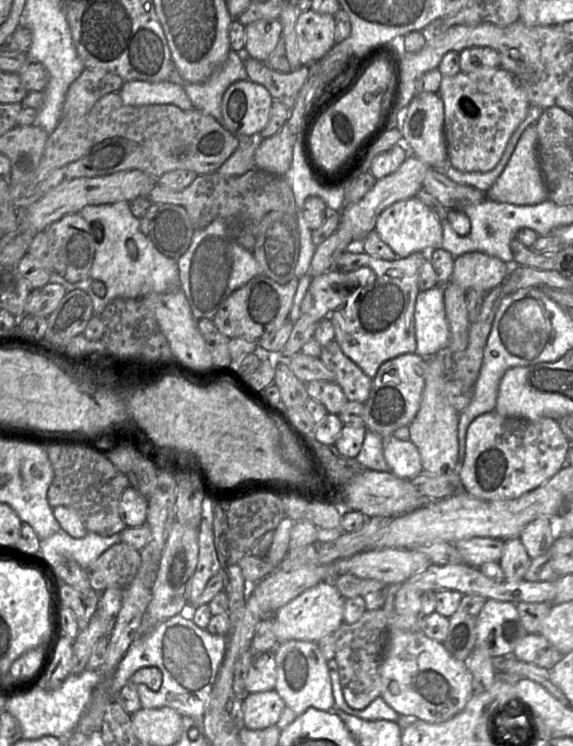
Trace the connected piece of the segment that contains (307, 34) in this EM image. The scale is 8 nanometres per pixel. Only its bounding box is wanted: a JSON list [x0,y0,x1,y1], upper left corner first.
[295,9,336,66]

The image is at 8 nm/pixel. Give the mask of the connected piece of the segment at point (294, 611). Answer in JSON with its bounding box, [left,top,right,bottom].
[273,581,345,643]

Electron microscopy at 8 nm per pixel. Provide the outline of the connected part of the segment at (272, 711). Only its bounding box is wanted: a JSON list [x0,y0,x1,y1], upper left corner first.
[243,690,285,729]

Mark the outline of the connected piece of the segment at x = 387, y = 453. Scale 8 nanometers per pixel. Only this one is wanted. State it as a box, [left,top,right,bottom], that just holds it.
[383,437,423,479]

